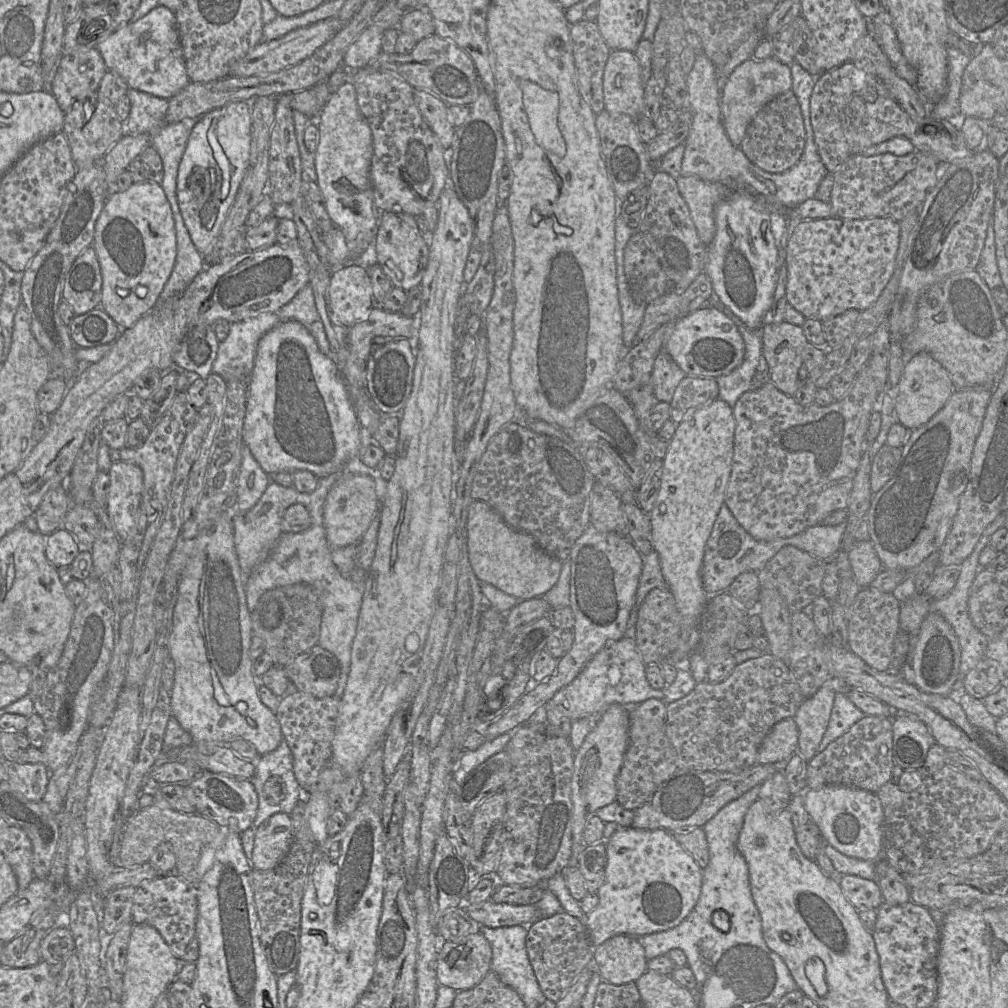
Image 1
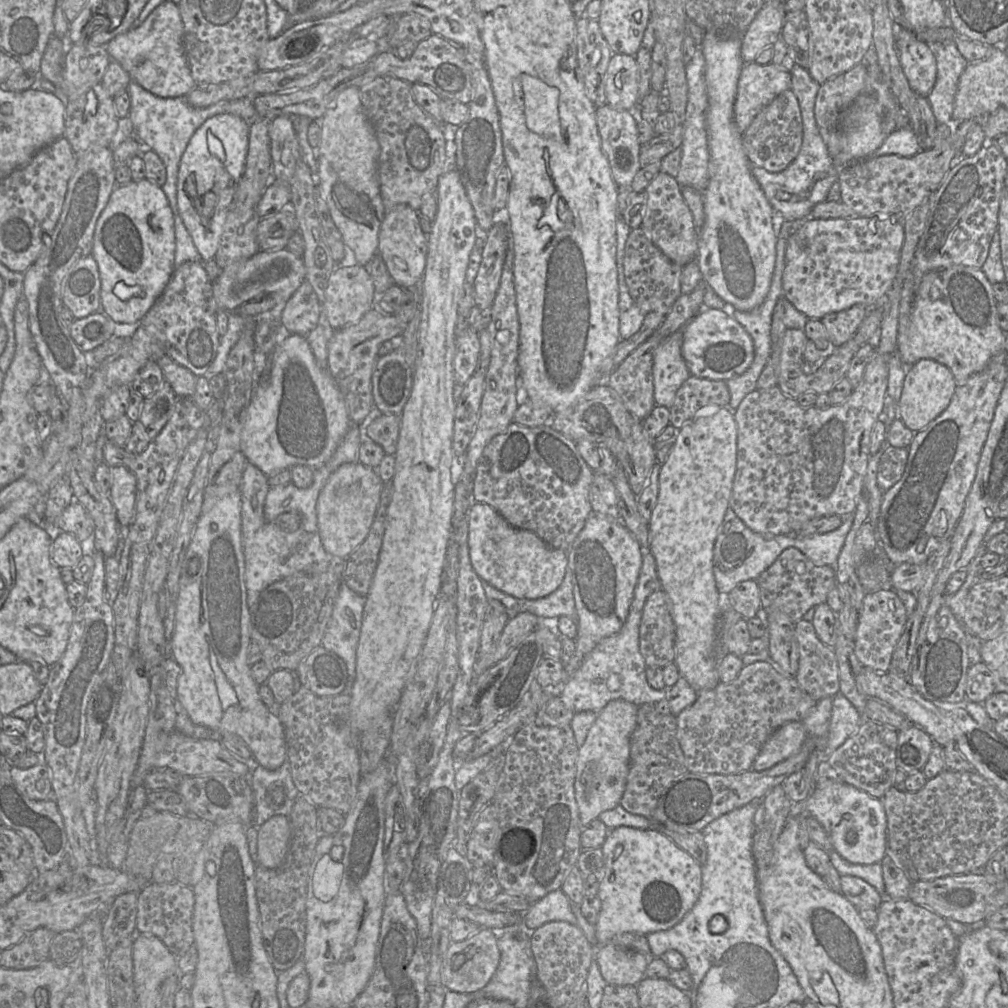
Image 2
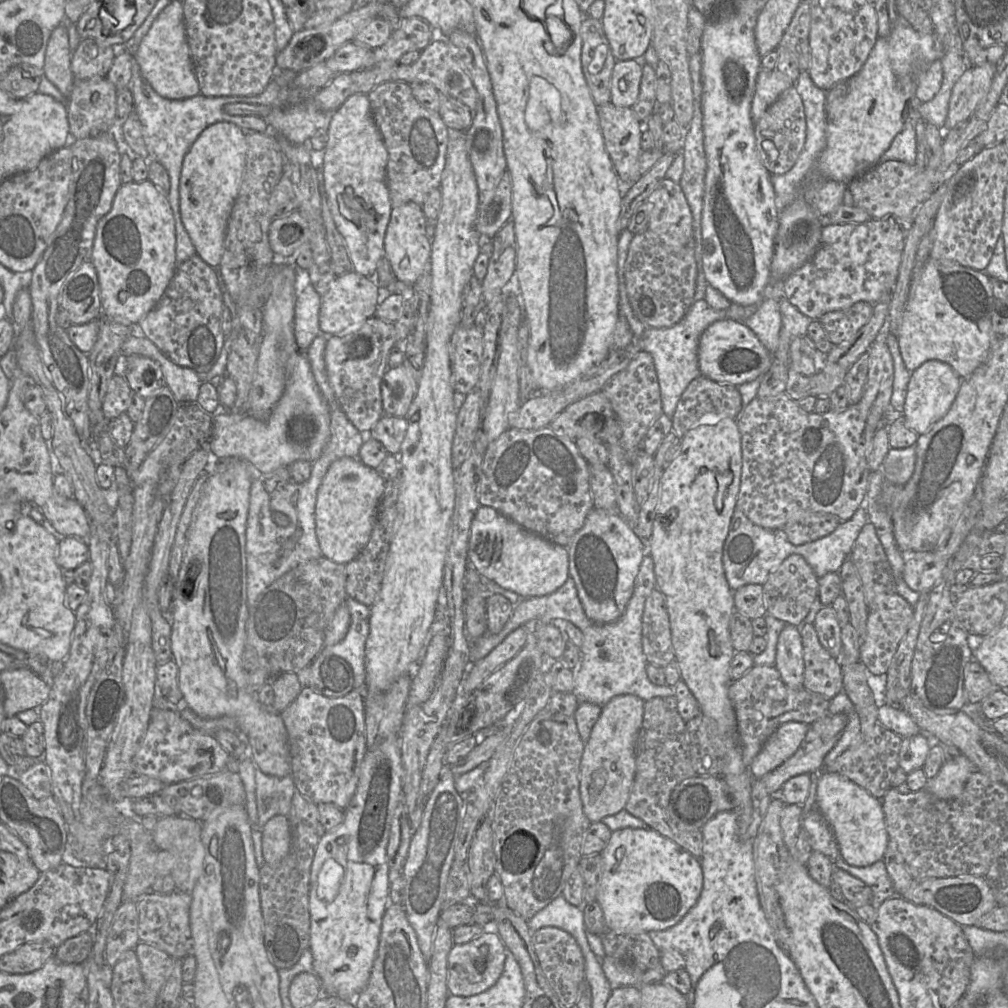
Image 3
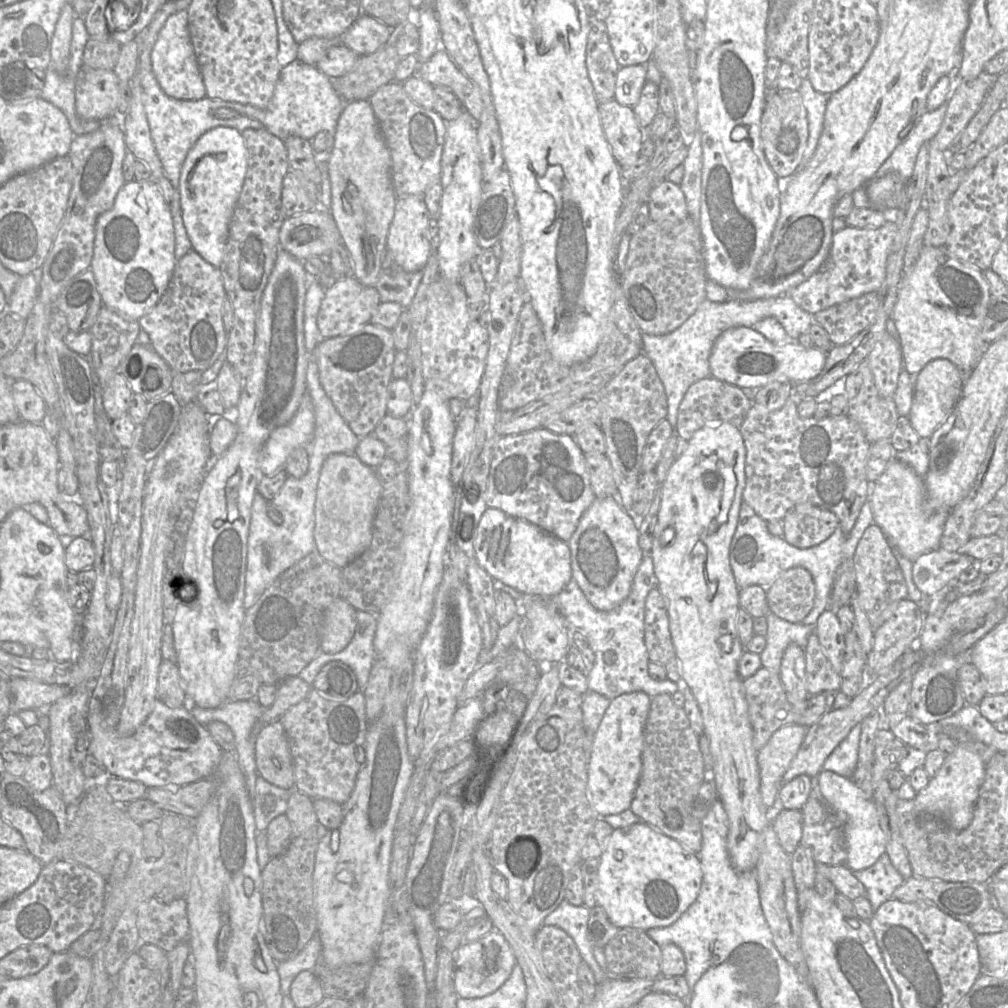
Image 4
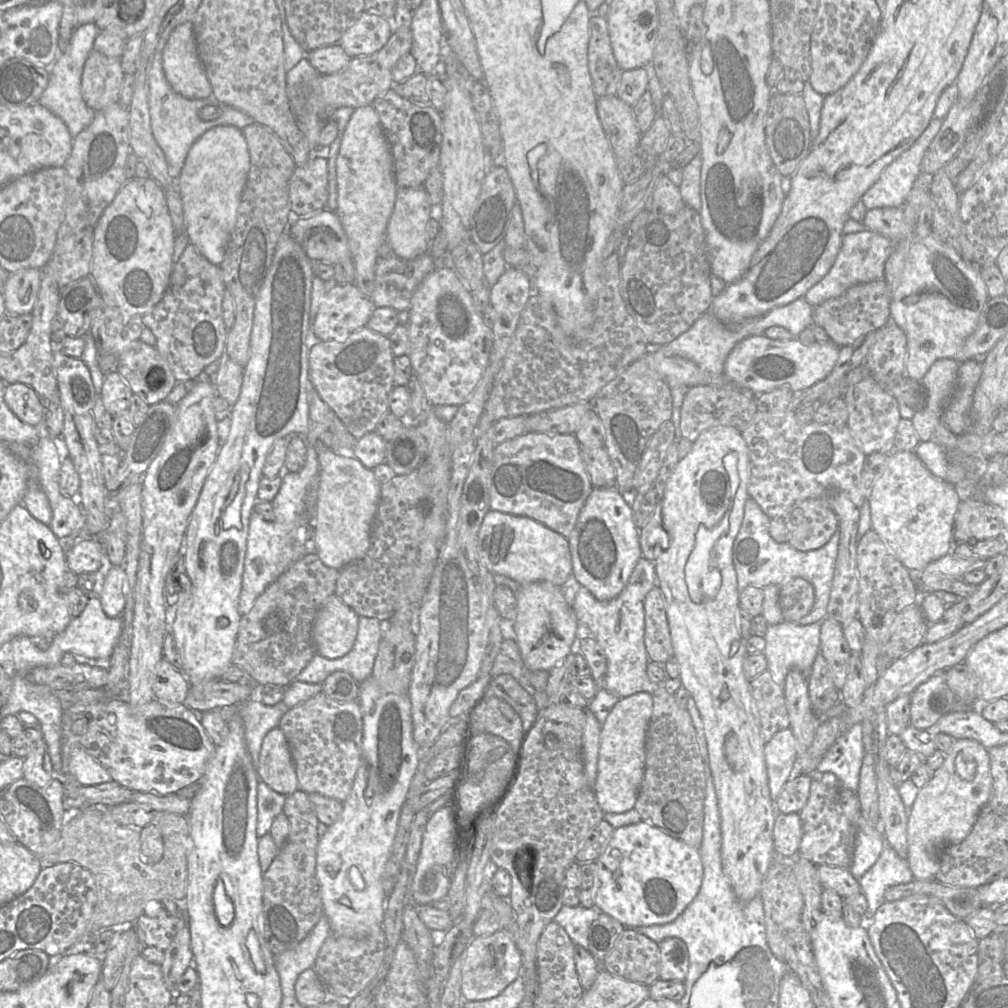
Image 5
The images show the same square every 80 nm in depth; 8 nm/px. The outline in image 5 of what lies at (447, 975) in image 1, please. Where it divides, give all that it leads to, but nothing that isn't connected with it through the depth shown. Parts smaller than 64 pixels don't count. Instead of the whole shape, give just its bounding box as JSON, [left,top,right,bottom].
[462,930,521,1001]

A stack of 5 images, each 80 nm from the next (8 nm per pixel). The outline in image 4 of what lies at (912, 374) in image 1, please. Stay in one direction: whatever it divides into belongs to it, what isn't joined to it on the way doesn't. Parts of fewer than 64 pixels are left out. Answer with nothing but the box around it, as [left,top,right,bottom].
[909,359,964,439]

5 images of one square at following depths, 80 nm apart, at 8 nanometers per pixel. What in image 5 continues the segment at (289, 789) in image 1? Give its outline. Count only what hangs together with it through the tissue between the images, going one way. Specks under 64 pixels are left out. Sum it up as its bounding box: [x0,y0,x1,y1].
[257,781,286,837]

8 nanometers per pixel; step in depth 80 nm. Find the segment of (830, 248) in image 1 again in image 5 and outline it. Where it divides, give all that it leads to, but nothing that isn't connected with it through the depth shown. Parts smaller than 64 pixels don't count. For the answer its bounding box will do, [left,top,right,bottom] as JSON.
[805,229,894,306]

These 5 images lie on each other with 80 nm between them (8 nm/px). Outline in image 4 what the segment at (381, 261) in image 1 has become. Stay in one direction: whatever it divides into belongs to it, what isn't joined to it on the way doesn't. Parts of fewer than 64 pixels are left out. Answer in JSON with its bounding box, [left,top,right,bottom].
[386,196,432,272]

